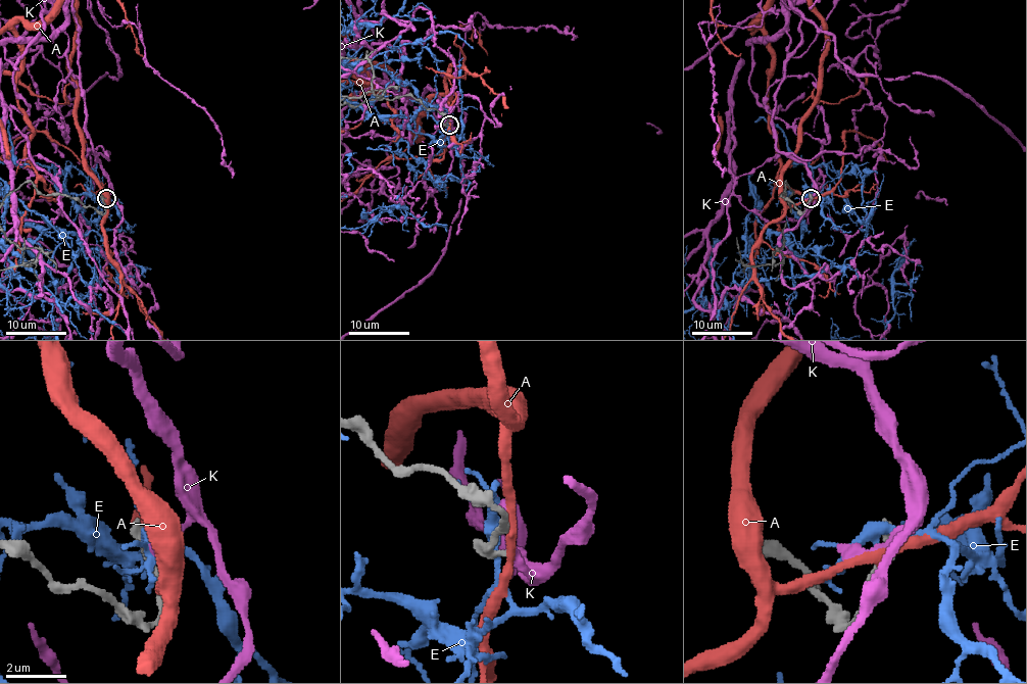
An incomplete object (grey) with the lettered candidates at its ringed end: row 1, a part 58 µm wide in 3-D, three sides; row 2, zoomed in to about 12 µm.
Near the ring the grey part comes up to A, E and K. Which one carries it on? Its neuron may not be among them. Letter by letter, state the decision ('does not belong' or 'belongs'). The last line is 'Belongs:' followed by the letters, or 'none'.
A: does not belong
E: does not belong
K: belongs
Belongs: K

